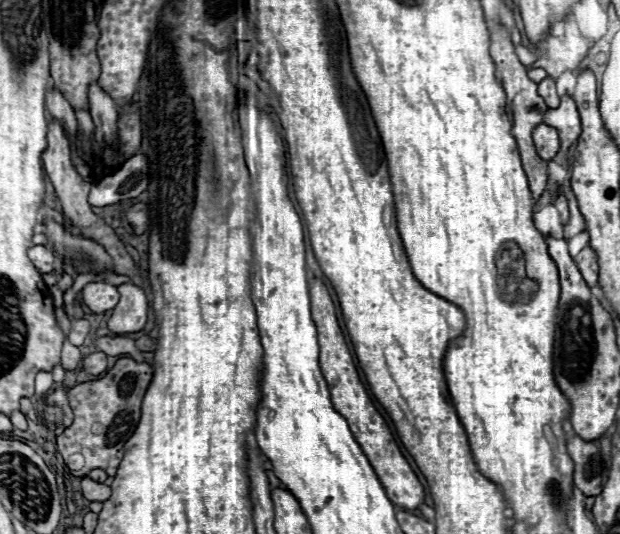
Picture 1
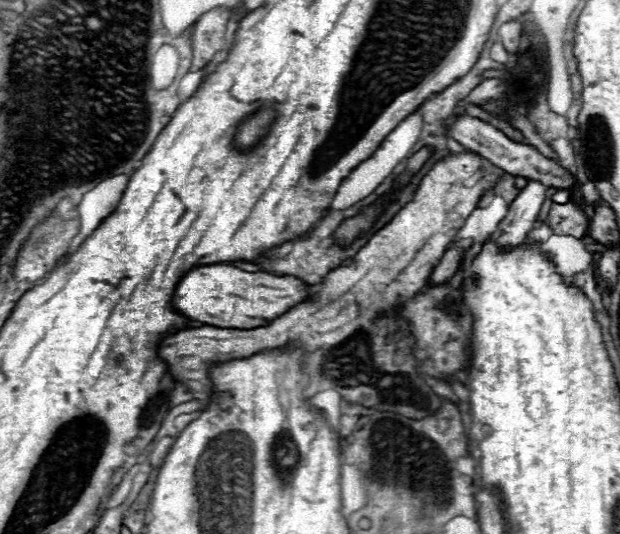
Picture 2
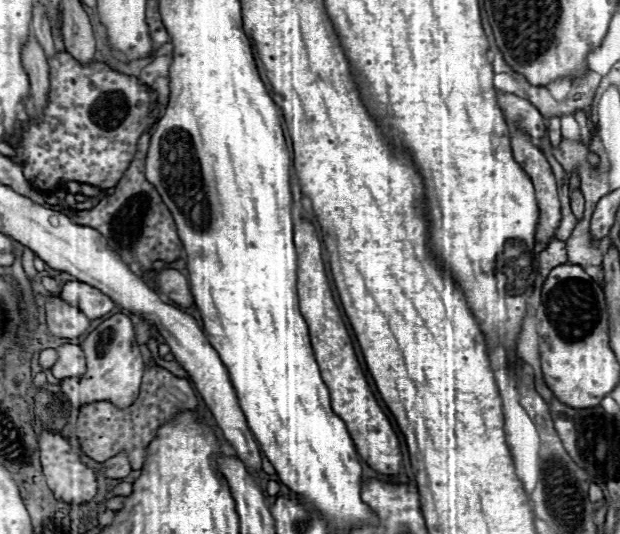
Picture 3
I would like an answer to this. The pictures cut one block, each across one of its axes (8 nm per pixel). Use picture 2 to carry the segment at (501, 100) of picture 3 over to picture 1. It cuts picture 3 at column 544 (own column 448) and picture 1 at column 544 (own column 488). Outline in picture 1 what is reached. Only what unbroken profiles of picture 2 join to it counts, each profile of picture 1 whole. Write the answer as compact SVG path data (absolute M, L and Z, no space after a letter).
M540 124L534 128L534 144L536 144L536 150L538 150L538 156L542 160L552 160L558 150L560 150L560 138L558 138L558 132L556 128L552 126L546 126L546 124Z

